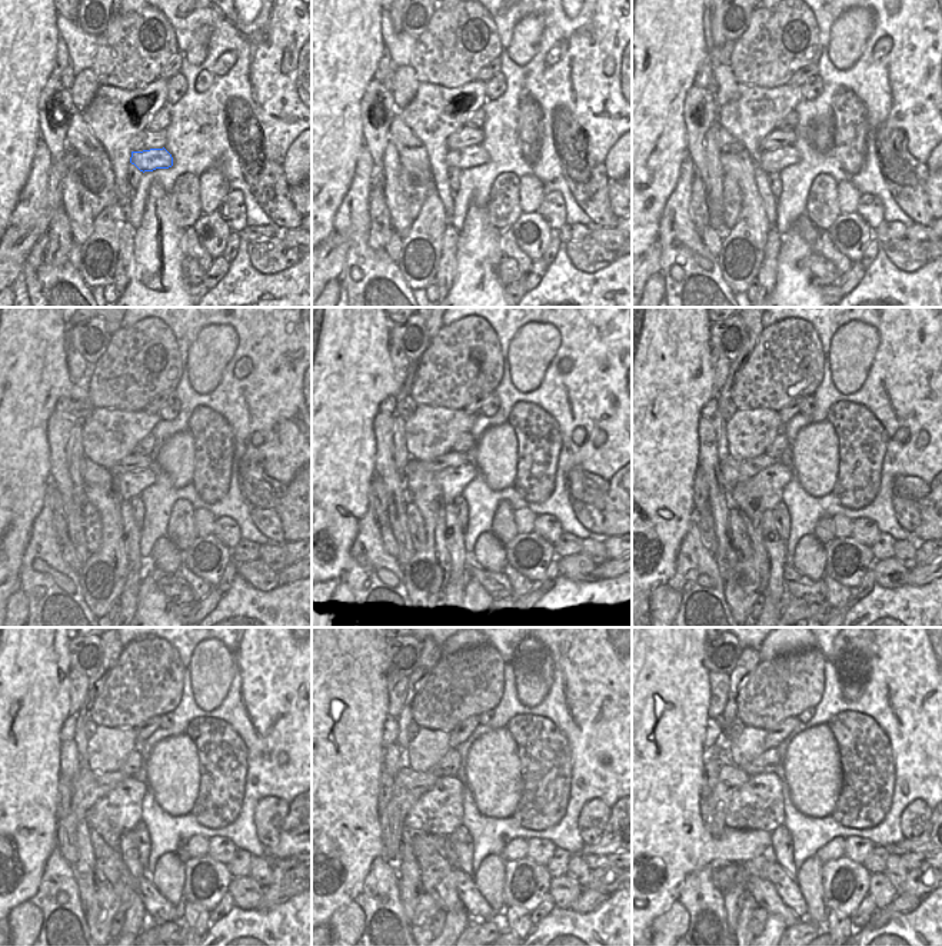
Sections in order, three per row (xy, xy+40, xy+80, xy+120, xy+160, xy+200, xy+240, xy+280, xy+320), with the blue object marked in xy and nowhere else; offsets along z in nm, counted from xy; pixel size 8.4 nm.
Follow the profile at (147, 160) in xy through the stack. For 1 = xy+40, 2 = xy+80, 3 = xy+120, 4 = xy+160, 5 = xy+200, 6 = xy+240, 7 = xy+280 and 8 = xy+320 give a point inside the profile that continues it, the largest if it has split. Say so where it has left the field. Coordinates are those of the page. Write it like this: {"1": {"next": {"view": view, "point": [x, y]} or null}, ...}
{"1": {"next": {"view": "xy+40", "point": [472, 156]}}, "2": {"next": {"view": "xy+80", "point": [774, 160]}}, "3": {"next": {"view": "xy+120", "point": [127, 485]}}, "4": {"next": {"view": "xy+160", "point": [449, 483]}}, "5": {"next": {"view": "xy+200", "point": [762, 492]}}, "6": {"next": {"view": "xy+240", "point": [120, 809]}}, "7": {"next": {"view": "xy+280", "point": [440, 809]}}, "8": {"next": {"view": "xy+320", "point": [758, 805]}}}

